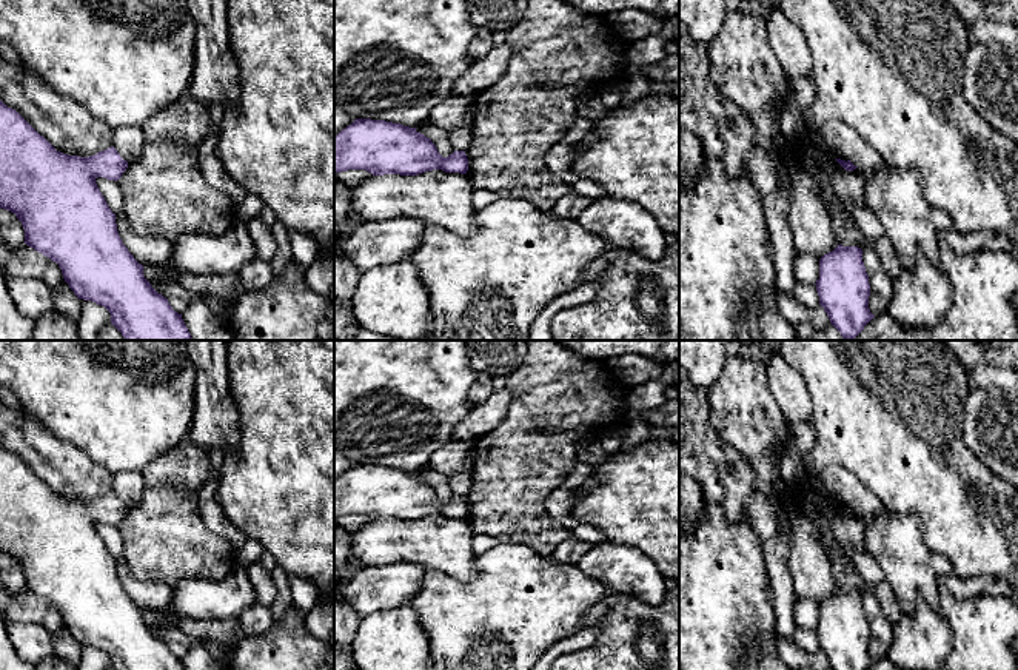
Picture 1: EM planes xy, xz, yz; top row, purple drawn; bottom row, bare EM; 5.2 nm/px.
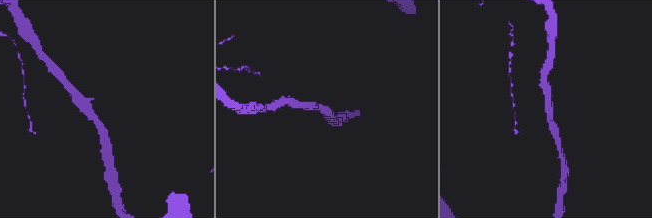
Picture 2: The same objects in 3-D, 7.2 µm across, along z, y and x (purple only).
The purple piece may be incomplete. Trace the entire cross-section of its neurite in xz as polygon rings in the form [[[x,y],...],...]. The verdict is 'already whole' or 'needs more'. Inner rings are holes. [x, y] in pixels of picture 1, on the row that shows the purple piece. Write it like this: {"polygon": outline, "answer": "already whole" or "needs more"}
{"polygon": [[[356,119],[334,136],[334,174],[365,169],[373,176],[417,176],[425,171],[467,174],[465,151],[442,157],[431,139],[400,123]]], "answer": "already whole"}

